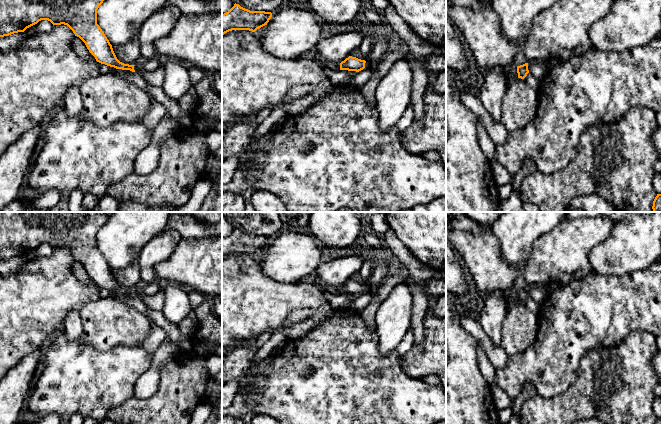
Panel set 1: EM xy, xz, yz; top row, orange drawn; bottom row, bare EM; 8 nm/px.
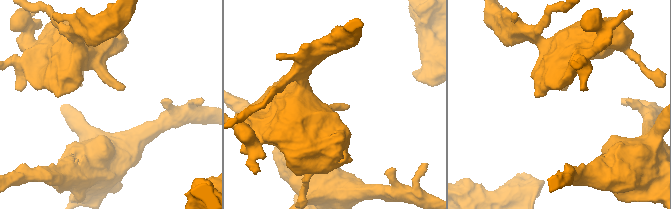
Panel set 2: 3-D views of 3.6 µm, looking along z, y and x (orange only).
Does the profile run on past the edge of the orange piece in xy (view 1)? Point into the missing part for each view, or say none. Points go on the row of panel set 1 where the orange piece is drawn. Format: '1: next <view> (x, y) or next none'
1: next none

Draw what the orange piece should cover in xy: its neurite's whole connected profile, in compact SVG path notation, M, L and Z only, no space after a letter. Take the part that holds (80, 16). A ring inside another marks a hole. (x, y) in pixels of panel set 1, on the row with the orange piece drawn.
M0 0L0 37L24 32L41 20L48 20L53 25L67 25L86 45L96 61L110 67L135 72L134 65L120 62L97 24L97 10L104 0Z

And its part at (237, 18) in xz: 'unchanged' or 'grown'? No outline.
unchanged

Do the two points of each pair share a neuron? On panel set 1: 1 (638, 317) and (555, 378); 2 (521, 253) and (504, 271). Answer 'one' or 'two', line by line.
1: one
2: two

